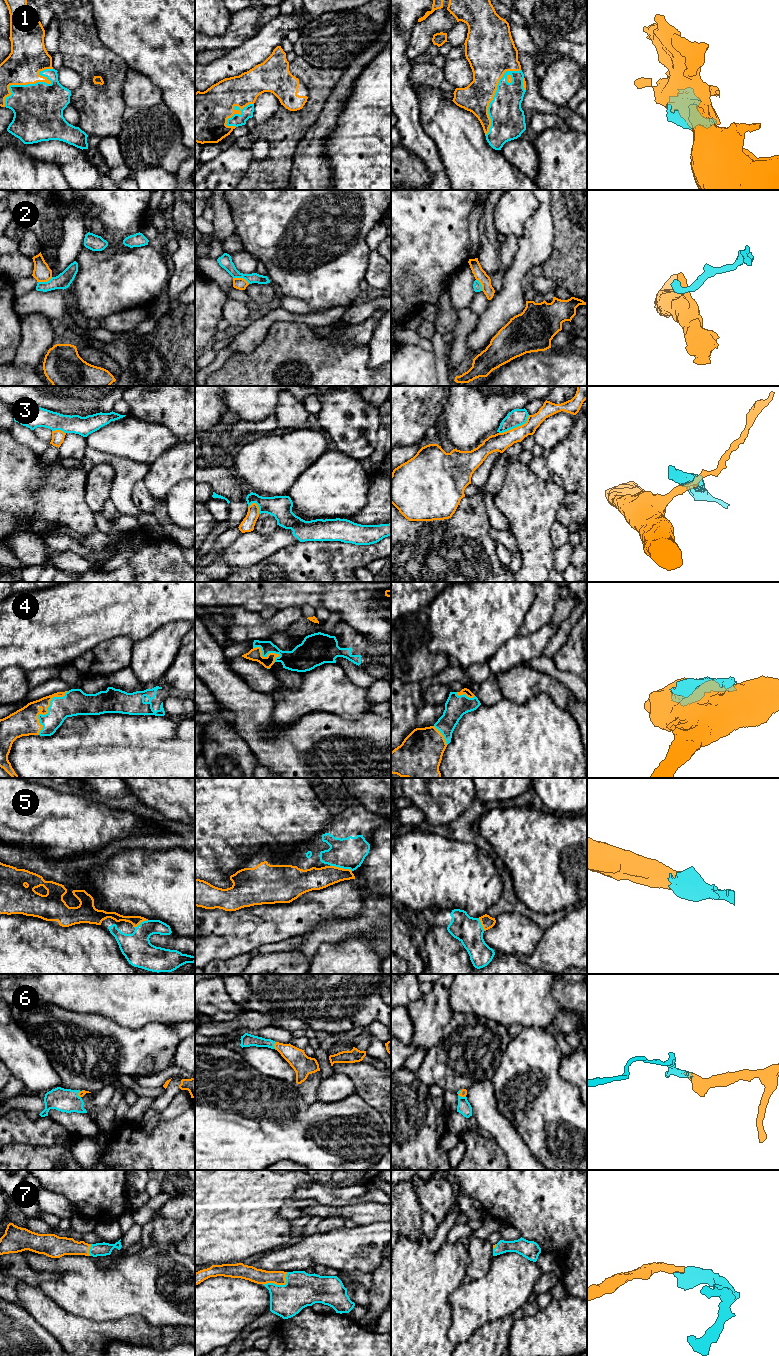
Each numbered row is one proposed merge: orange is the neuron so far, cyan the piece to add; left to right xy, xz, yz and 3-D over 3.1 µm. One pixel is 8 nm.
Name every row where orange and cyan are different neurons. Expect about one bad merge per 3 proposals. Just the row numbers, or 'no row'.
2, 3

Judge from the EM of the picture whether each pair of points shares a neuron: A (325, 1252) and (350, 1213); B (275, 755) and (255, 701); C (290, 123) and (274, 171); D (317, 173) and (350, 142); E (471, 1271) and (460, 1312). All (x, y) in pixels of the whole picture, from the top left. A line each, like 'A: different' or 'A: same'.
A: different
B: same
C: same
D: different
E: different

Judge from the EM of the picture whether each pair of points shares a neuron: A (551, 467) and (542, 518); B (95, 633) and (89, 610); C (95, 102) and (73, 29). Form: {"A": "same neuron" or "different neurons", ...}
{"A": "different neurons", "B": "same neuron", "C": "same neuron"}

